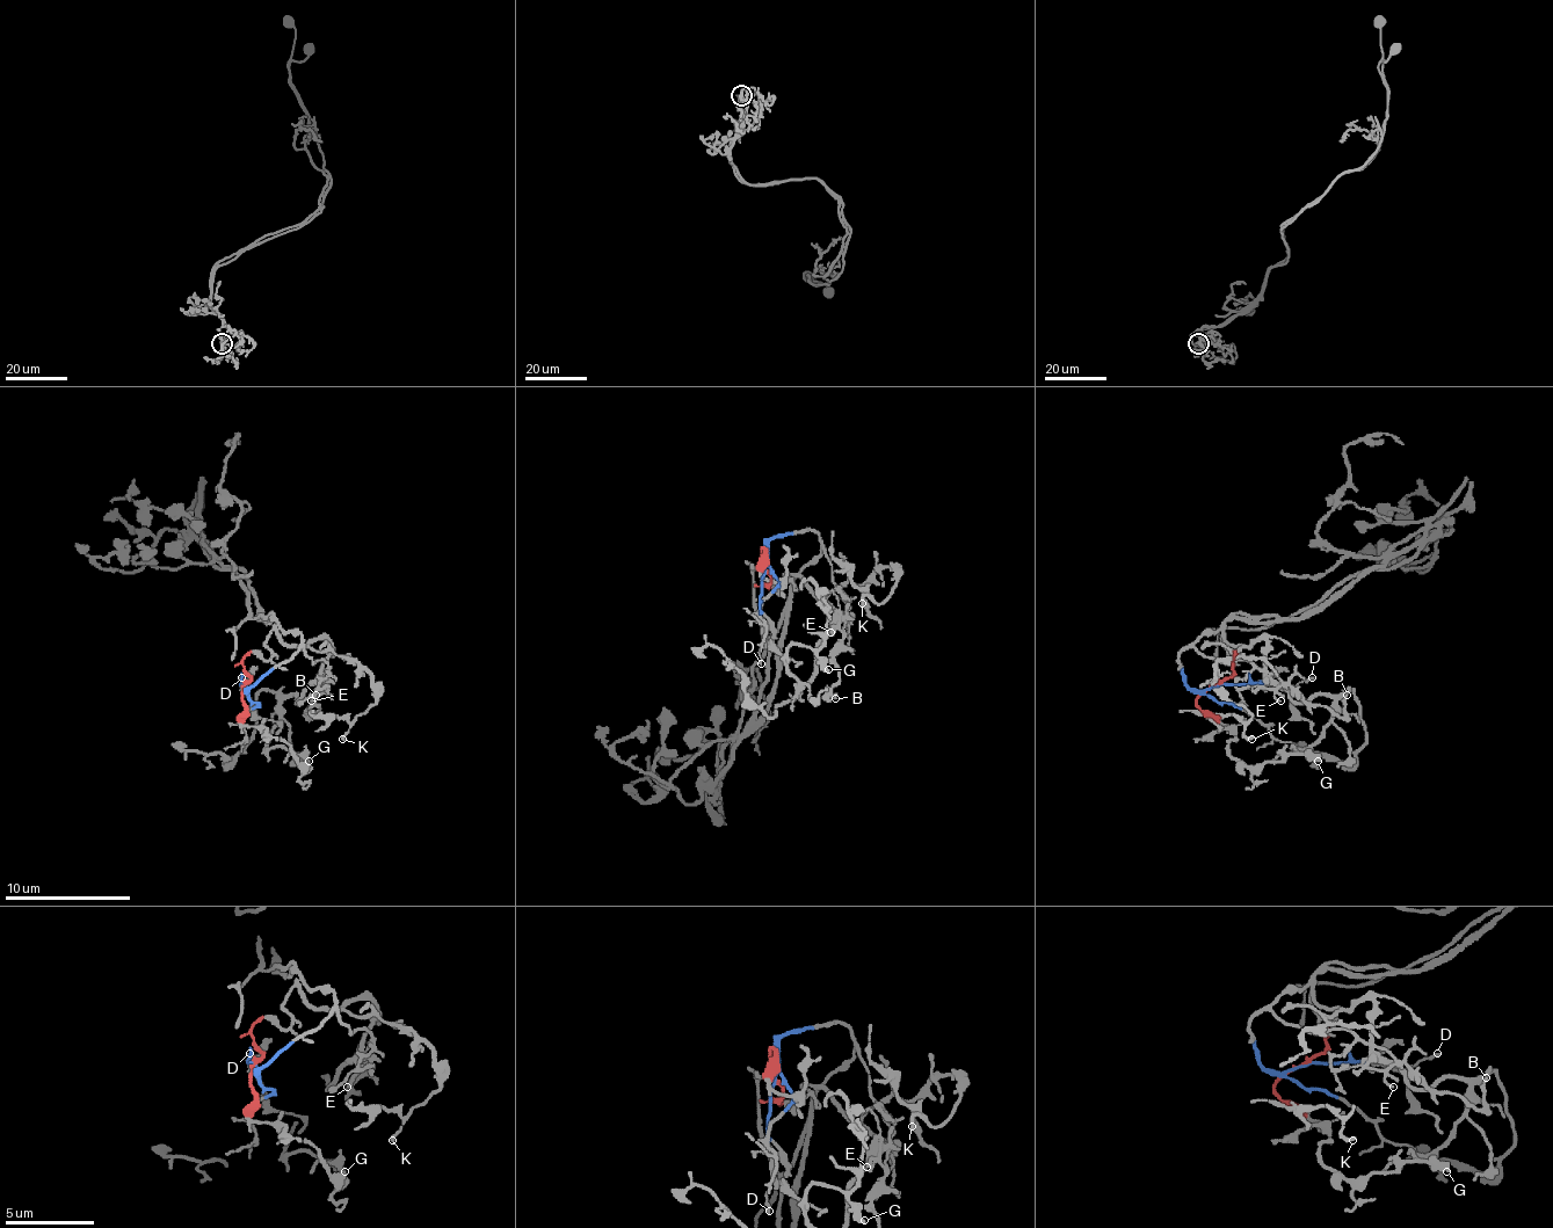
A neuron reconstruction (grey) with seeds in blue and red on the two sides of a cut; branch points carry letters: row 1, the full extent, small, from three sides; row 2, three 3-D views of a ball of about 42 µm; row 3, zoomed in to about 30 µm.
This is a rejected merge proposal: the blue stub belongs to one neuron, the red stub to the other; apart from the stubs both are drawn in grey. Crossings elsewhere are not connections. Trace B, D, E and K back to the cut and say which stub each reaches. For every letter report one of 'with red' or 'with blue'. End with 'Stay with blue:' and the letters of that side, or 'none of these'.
B: with blue
D: with blue
E: with blue
K: with red
Stay with blue: B, D, E

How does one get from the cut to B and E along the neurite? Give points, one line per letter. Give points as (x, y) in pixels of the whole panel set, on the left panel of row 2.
B: (247, 689), (303, 648), (313, 663), (325, 663), (319, 707), (310, 718), (306, 707), (316, 696)
E: (247, 689), (281, 667), (300, 648), (313, 663), (323, 661), (325, 670), (310, 702)

